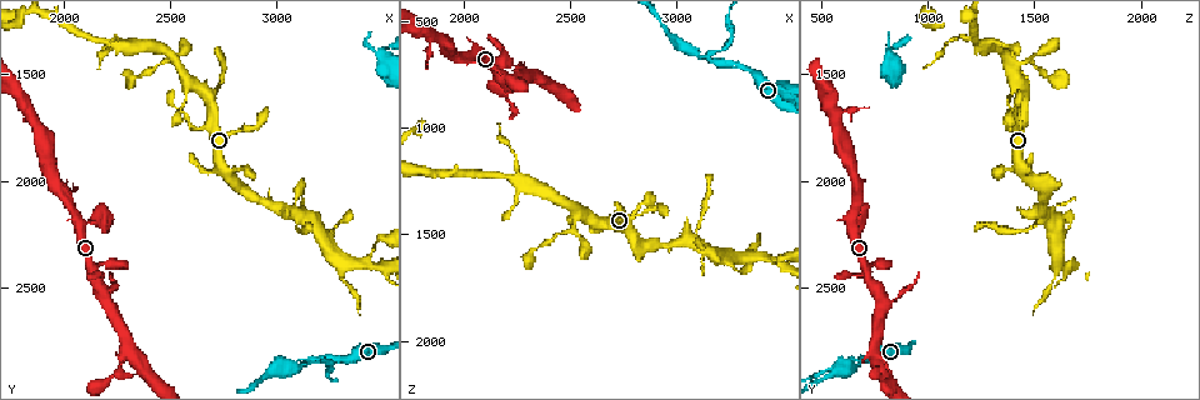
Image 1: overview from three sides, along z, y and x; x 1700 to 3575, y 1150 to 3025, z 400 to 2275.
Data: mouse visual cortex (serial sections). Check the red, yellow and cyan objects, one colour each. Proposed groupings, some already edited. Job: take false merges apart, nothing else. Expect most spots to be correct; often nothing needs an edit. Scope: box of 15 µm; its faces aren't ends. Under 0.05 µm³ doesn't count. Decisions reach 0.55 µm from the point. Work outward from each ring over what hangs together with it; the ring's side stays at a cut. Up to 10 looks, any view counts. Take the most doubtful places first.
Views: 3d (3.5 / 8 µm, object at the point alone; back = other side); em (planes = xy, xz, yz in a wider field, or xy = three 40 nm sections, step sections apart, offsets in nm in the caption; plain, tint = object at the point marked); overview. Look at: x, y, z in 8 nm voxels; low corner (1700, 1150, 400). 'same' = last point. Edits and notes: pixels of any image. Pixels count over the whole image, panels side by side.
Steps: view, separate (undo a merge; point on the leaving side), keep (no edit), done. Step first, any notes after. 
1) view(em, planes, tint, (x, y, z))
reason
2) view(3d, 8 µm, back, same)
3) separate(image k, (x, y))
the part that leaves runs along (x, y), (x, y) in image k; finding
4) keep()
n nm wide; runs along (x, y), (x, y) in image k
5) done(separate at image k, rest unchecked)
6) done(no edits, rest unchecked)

view(3d, 3.5 µm, (3170, 2840, 680))
a narrow waist

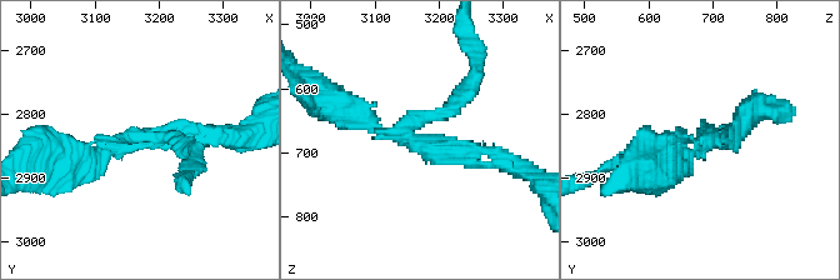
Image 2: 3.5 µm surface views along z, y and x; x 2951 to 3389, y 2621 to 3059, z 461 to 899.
view(em, planes, tint, (3175, 2840, 695))
3 arms; arms of 200, 200, 200 nm

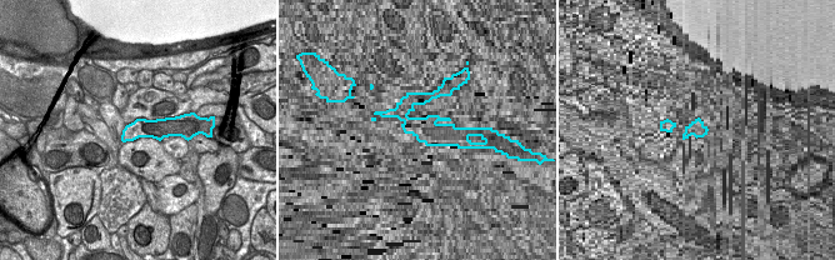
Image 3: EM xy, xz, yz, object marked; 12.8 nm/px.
view(em, xy, step 2, tint, same)

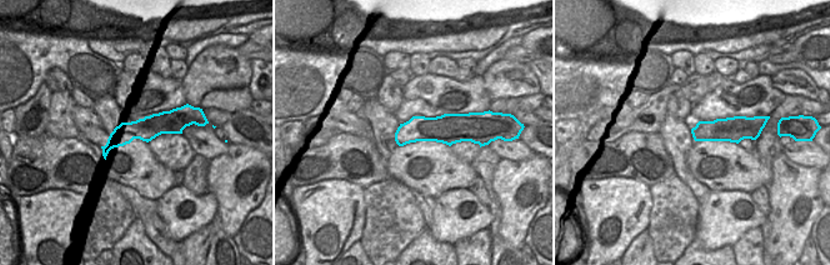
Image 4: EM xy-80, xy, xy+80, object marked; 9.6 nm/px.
separate(image 2, (448, 113))
260 nm wide; the part that leaves runs along (406, 131), (464, 96), (471, 55) in image 2; two cells meet here

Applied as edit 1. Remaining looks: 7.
view(overview)

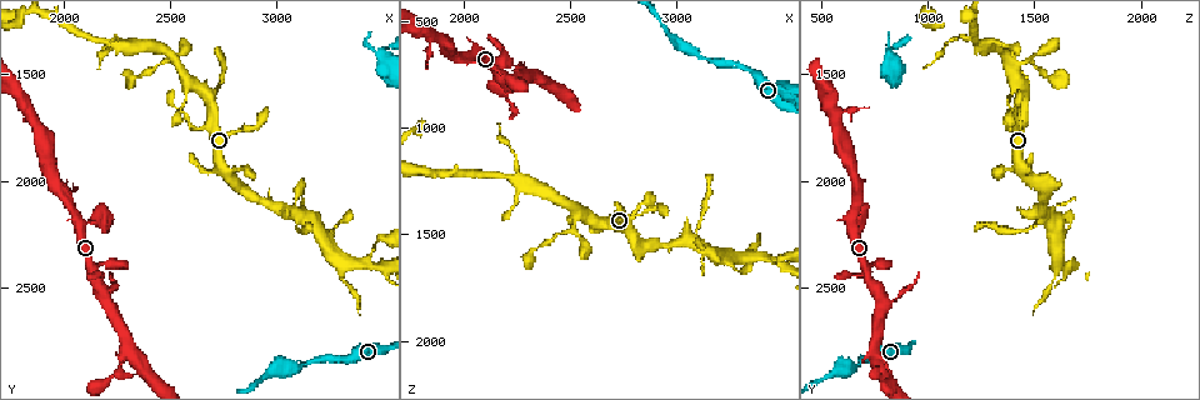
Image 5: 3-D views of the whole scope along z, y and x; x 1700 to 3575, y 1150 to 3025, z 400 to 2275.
view(3d, 8 µm, (2670, 1600, 1460))
a fork

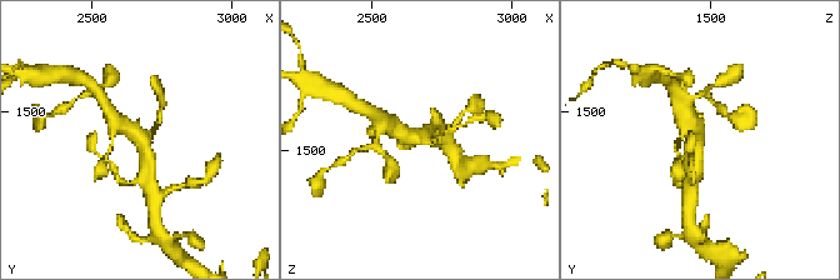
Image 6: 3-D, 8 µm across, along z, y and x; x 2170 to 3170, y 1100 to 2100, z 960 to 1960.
view(em, xy, step 5, tint, (2680, 1590, 1450))
need the tissue

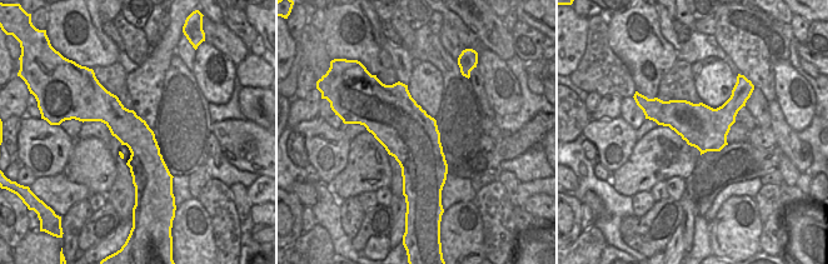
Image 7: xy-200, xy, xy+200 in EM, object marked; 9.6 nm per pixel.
keep()
one cell here

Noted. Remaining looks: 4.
view(3d, 3.5 µm, back, (2300, 1360, 1270))
narrows sharply

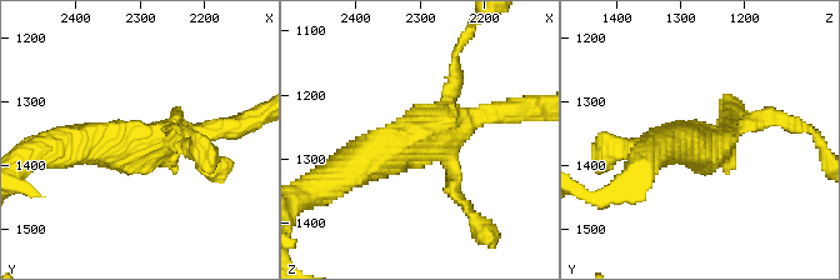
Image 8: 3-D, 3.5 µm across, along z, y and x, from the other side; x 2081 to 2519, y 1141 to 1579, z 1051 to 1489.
view(em, xy, step 1, tint, (2285, 1370, 1255))
4 arms; arms of 150, 200, 250, 500 nm

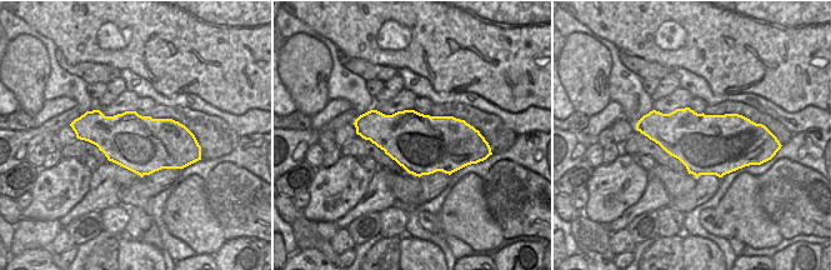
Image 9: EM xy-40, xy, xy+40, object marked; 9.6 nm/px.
keep()
continuous, no second cell

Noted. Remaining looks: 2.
view(3d, 8 µm, (2820, 1940, 1380))
thin neck

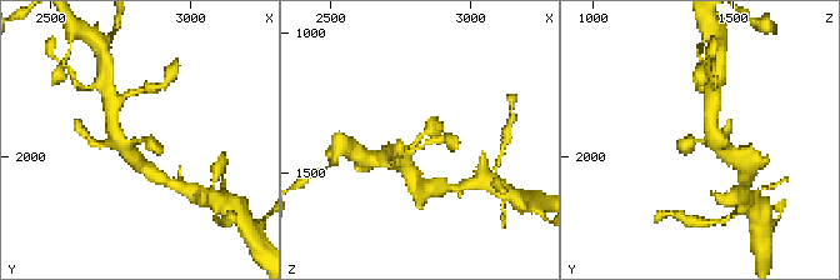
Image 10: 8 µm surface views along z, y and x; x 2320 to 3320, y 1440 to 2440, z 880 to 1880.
view(em, xy, step 2, tint, (2810, 1950, 1380))

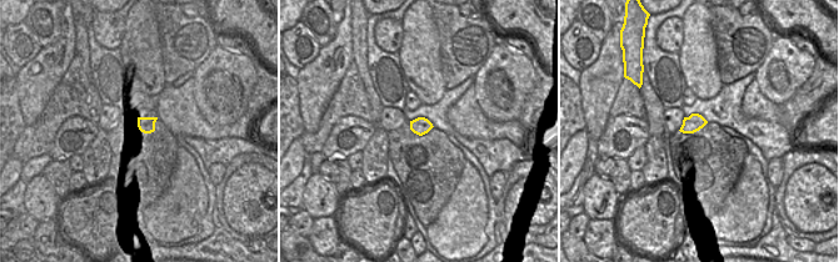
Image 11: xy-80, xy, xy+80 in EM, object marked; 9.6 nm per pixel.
keep()
runs along (395, 153), (443, 124) in image 10; one cell here

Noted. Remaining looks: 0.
done(separate at image 2, rest unchecked)

